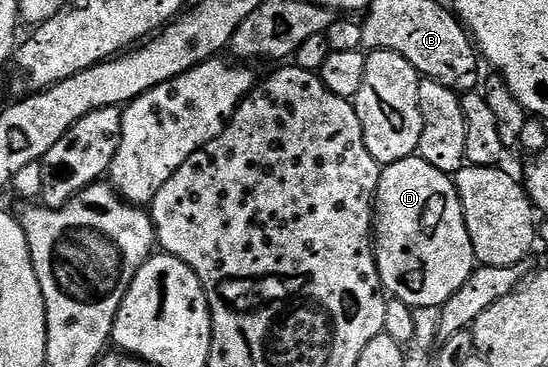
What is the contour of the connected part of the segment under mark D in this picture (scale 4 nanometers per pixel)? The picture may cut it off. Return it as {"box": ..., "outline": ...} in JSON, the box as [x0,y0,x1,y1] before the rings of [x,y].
{"box":[373,155,477,310],"outline":[[[418,155],[401,159],[380,172],[373,210],[373,244],[384,290],[394,300],[403,301],[414,310],[421,307],[439,309],[477,268],[473,243],[465,227],[465,215],[454,180],[448,174],[437,171],[437,167],[425,163]]]}

